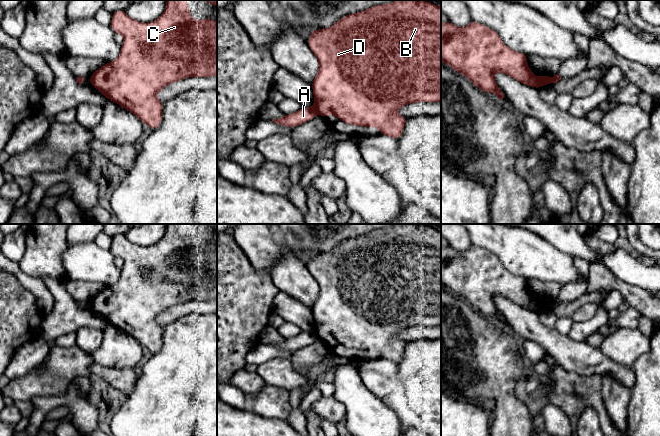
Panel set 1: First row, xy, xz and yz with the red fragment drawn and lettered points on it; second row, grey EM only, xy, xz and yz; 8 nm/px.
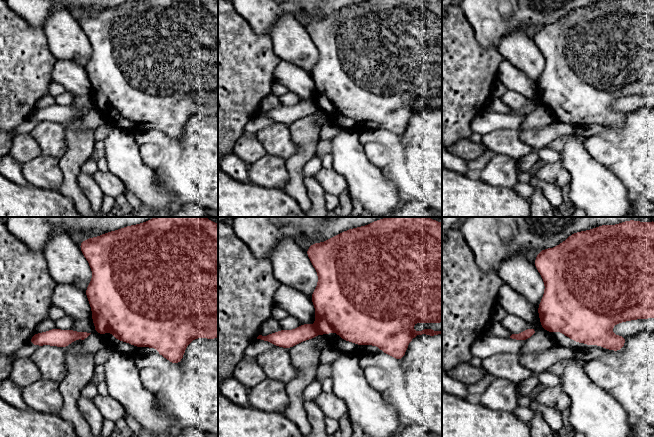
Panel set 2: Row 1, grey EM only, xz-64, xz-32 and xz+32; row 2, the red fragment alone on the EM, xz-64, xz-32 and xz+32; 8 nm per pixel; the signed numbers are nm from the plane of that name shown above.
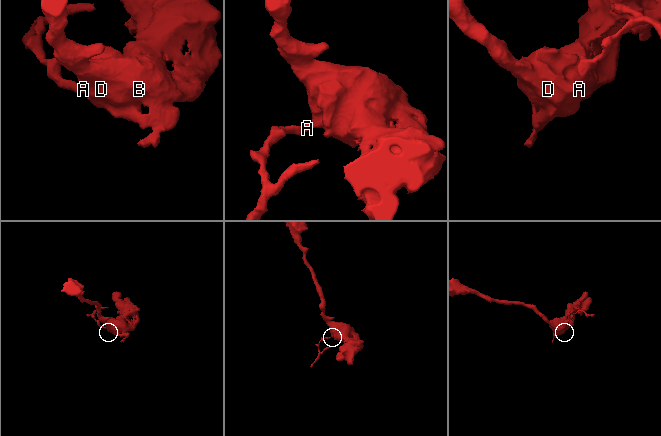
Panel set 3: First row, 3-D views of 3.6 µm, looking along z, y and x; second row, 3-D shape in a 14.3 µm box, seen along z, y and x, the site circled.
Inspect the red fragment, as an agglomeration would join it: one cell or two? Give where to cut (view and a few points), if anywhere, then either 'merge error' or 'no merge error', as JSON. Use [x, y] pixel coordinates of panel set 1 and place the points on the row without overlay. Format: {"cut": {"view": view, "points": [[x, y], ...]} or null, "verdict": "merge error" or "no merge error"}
{"cut": {"view": "xz", "points": [[313, 332], [316, 336]]}, "verdict": "merge error"}

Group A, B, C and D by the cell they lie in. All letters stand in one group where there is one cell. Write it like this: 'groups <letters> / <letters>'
groups A / B C D

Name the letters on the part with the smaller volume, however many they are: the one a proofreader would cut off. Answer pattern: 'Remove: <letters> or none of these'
Remove: A

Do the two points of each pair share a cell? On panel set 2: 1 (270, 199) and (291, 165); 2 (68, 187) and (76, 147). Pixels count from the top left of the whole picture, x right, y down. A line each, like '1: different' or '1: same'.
1: different
2: same

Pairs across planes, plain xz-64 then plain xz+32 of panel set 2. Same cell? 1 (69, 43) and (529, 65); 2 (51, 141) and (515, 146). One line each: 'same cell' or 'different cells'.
1: same cell
2: same cell

